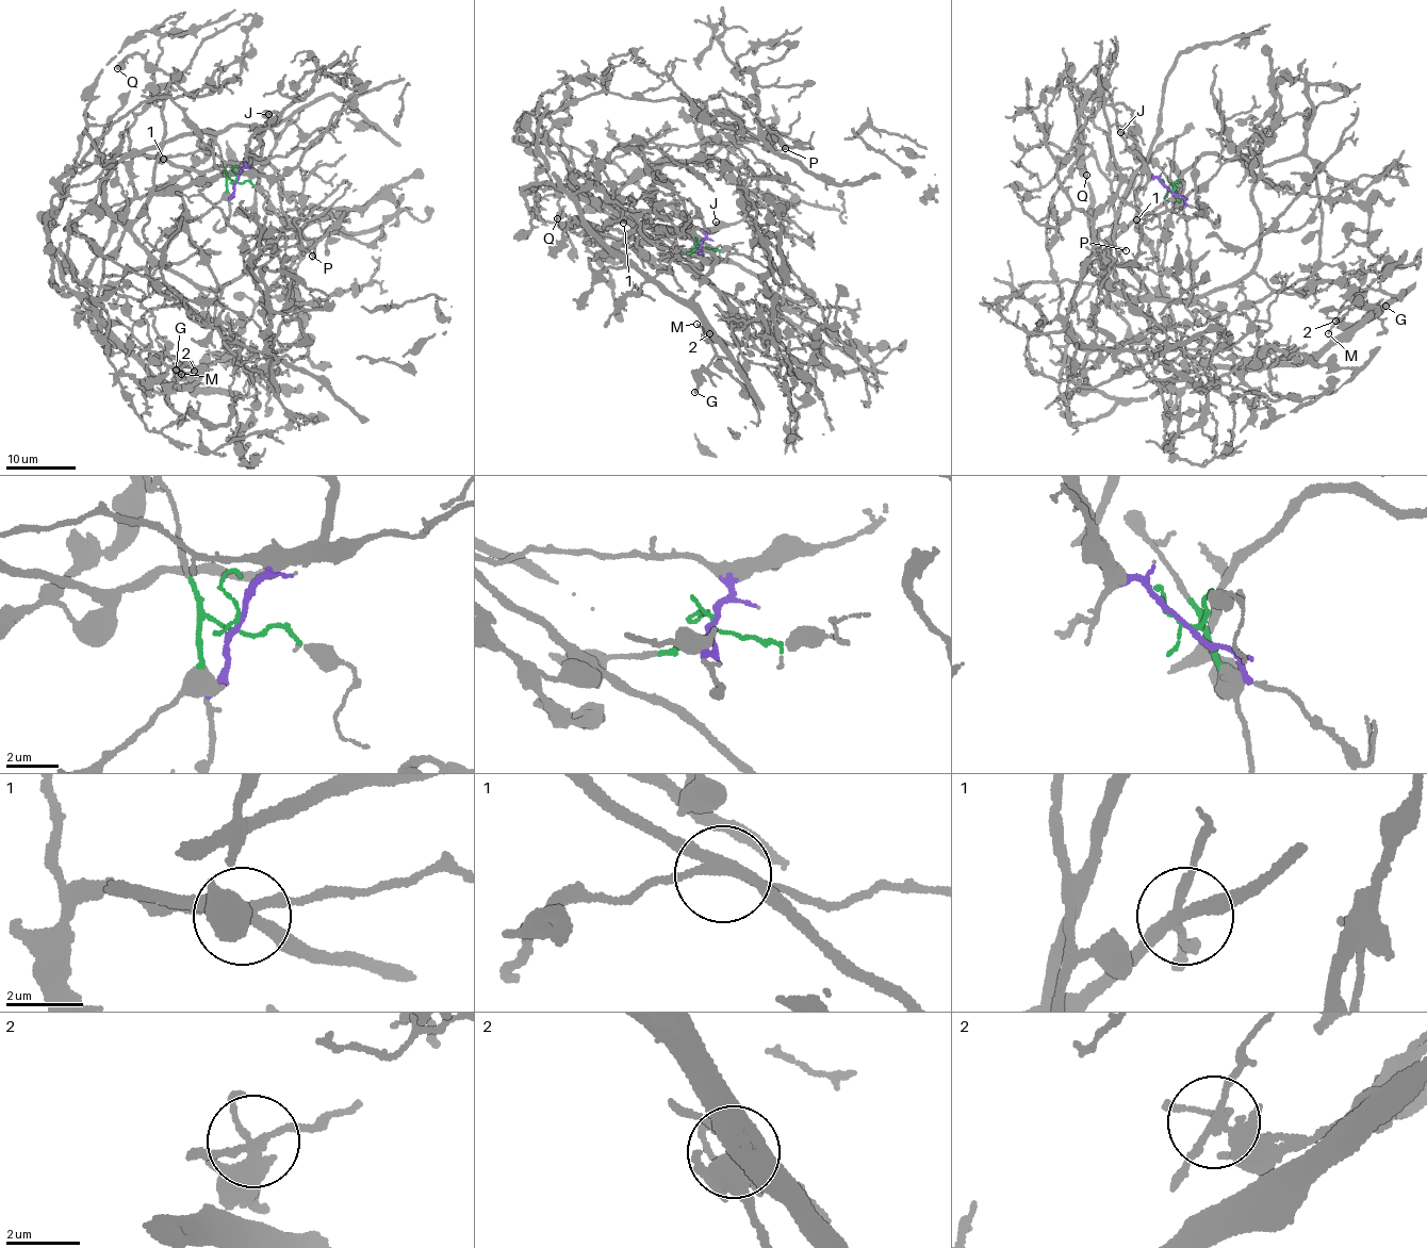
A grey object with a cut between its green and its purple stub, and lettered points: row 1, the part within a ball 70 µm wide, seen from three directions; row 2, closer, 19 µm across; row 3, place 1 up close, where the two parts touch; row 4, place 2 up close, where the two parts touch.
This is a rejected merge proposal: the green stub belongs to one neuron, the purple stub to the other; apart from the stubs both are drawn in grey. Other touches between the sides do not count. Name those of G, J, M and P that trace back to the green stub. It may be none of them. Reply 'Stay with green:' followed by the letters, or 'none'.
Stay with green: M, P

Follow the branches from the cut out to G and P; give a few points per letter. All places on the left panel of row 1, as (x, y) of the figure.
G: (236, 180), (215, 154), (135, 154), (86, 275), (152, 373), (209, 388), (175, 370)
P: (236, 180), (160, 260), (131, 227), (151, 195), (196, 184), (235, 232), (312, 256)

